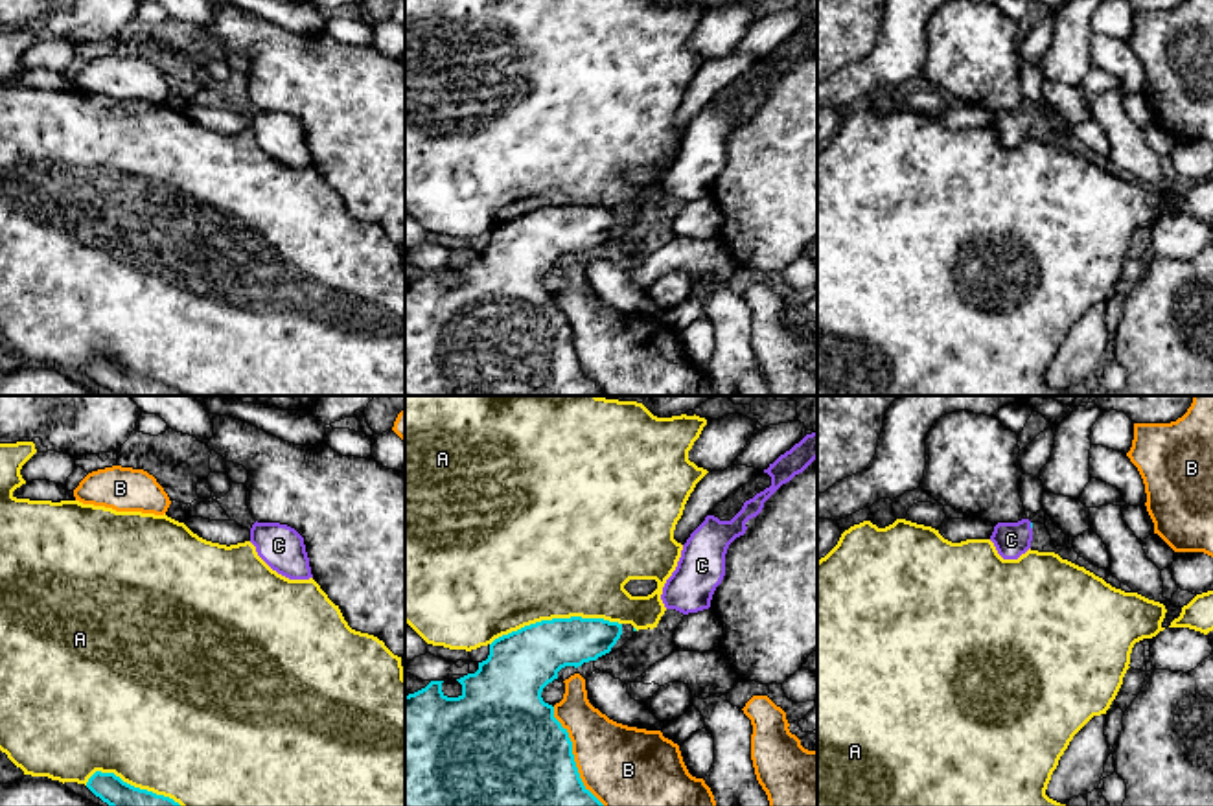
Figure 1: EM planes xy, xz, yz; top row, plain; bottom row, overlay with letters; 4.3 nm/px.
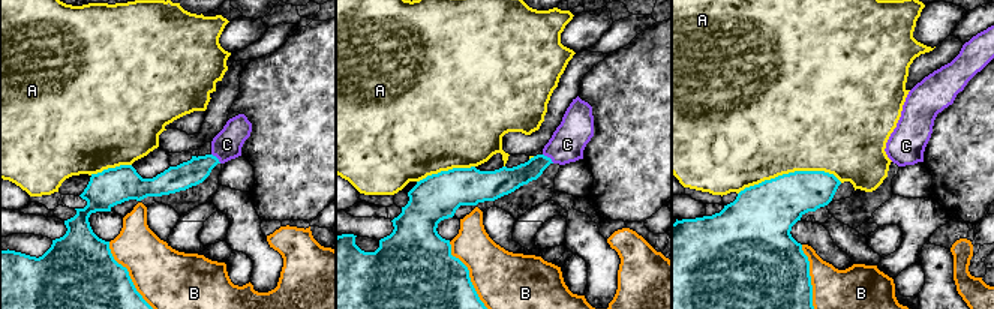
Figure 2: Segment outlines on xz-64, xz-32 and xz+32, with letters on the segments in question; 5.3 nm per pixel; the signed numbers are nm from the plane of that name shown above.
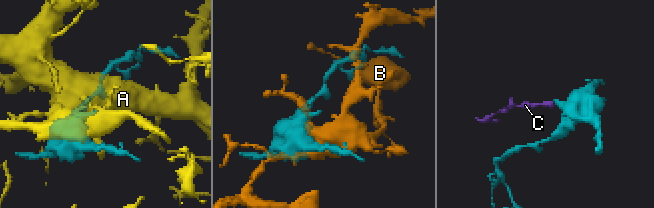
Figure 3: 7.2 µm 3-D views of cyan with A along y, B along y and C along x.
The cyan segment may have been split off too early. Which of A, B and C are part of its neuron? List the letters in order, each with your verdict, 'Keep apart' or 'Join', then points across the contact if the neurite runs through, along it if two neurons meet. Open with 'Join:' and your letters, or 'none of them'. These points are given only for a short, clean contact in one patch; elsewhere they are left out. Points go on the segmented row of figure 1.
Join: C
A: Keep apart
B: Keep apart
C: Join. Path across: yz (1031, 523), (1031, 527), (1011, 540)

